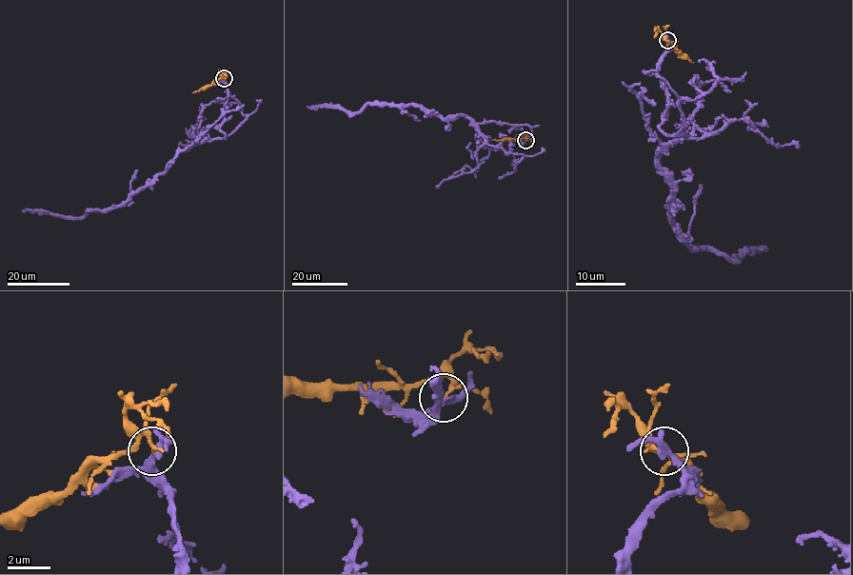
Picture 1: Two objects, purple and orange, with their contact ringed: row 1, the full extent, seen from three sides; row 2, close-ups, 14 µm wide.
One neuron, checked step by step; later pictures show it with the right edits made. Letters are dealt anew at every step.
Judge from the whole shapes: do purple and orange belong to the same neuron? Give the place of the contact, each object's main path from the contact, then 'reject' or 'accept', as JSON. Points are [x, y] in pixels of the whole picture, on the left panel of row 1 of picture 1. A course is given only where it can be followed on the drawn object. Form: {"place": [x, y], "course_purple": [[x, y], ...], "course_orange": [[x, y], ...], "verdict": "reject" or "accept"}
{"place": [224, 78], "course_purple": [[224, 78], [228, 101], [218, 128], [225, 139], [194, 143], [121, 205], [87, 210], [80, 217], [23, 211]], "course_orange": [[224, 78], [215, 79], [192, 92]], "verdict": "reject"}

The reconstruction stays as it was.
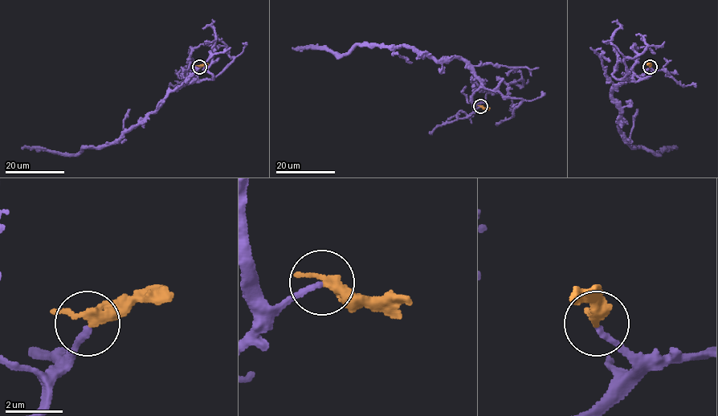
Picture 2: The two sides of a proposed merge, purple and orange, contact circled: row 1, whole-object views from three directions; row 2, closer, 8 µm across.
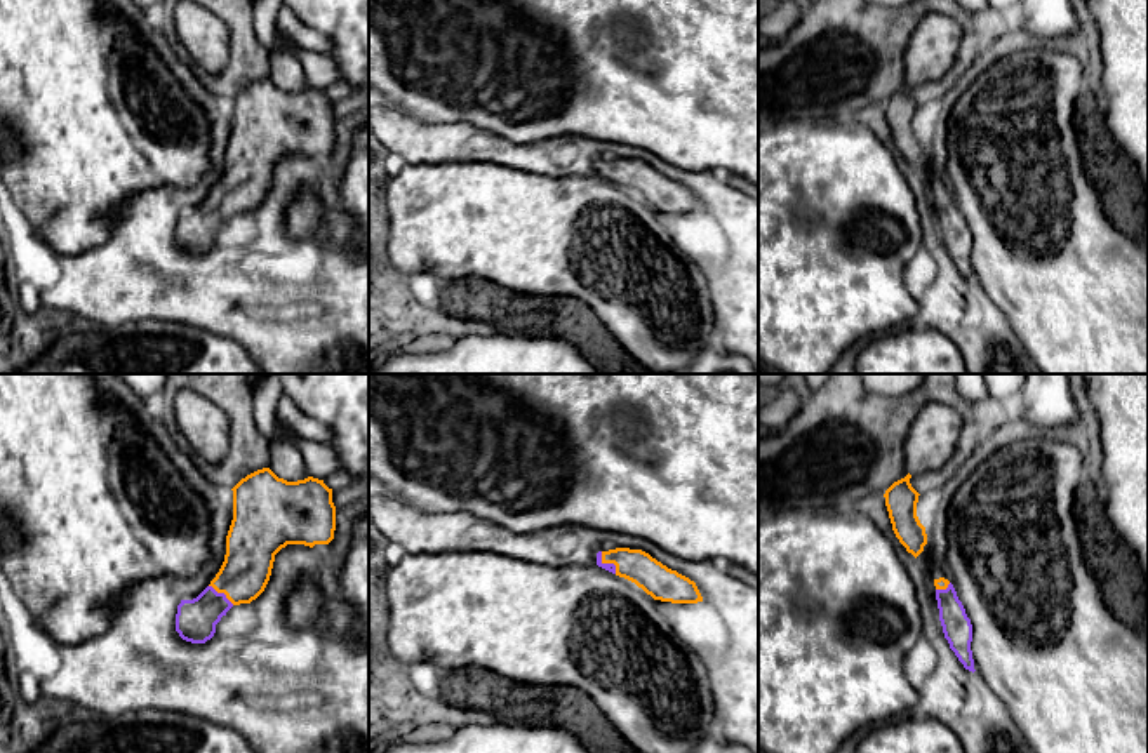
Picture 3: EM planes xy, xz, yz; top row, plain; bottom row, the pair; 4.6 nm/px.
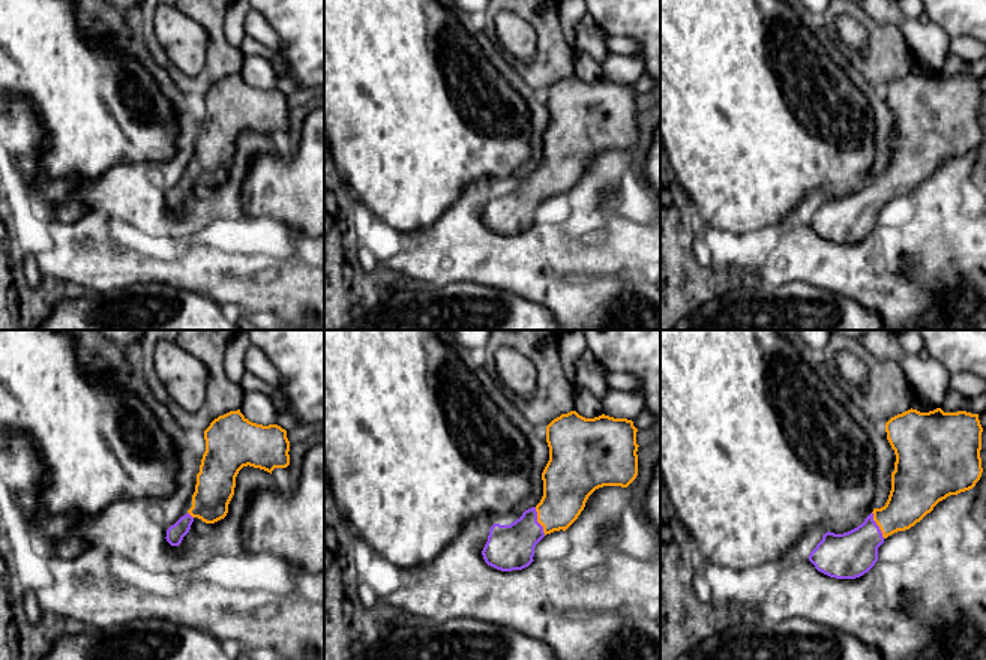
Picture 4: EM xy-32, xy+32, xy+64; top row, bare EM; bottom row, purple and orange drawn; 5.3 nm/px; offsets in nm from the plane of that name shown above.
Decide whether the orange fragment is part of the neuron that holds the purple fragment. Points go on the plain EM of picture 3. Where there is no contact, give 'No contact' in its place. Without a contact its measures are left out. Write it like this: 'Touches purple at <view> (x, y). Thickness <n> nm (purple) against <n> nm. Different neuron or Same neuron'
Touches purple at xz (607, 174). Thickness 50 nm (purple) against 160 nm. Same neuron

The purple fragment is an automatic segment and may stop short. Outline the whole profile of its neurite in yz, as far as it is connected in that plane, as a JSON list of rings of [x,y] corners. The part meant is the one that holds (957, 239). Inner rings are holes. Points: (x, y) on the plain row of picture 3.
[[[934,190],[934,197],[944,249],[948,250],[950,259],[955,263],[964,278],[974,283],[976,280],[971,261],[971,230],[967,228],[965,219],[958,210],[953,195],[948,190]]]

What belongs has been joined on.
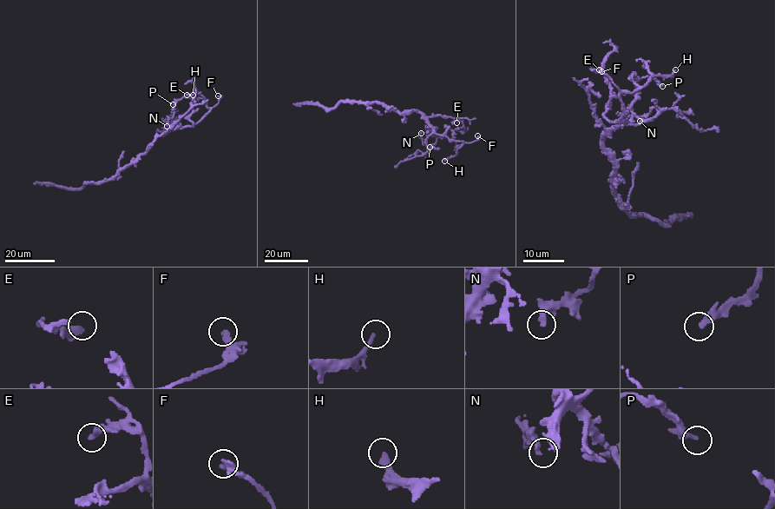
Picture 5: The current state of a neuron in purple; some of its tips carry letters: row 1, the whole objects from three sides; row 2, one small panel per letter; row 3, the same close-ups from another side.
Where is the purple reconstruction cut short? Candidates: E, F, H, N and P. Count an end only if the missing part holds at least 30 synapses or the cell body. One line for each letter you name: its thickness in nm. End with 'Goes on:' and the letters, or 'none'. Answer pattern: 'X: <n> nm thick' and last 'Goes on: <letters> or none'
H: 260 nm thick
Goes on: H

